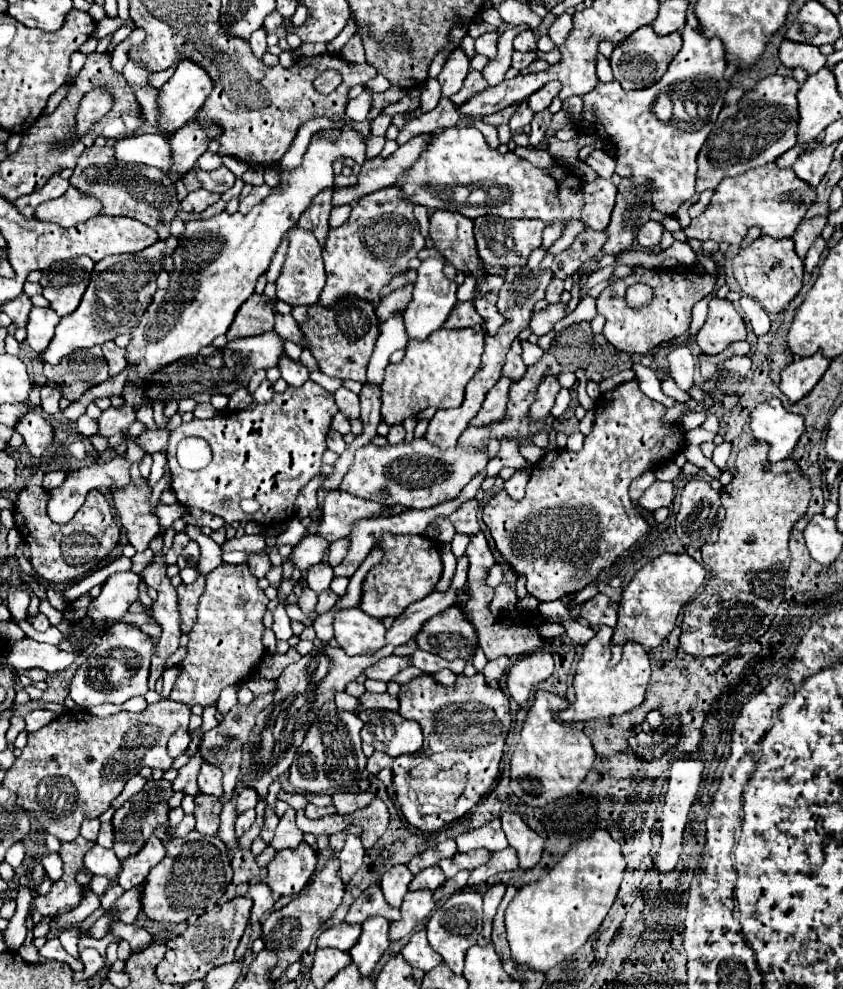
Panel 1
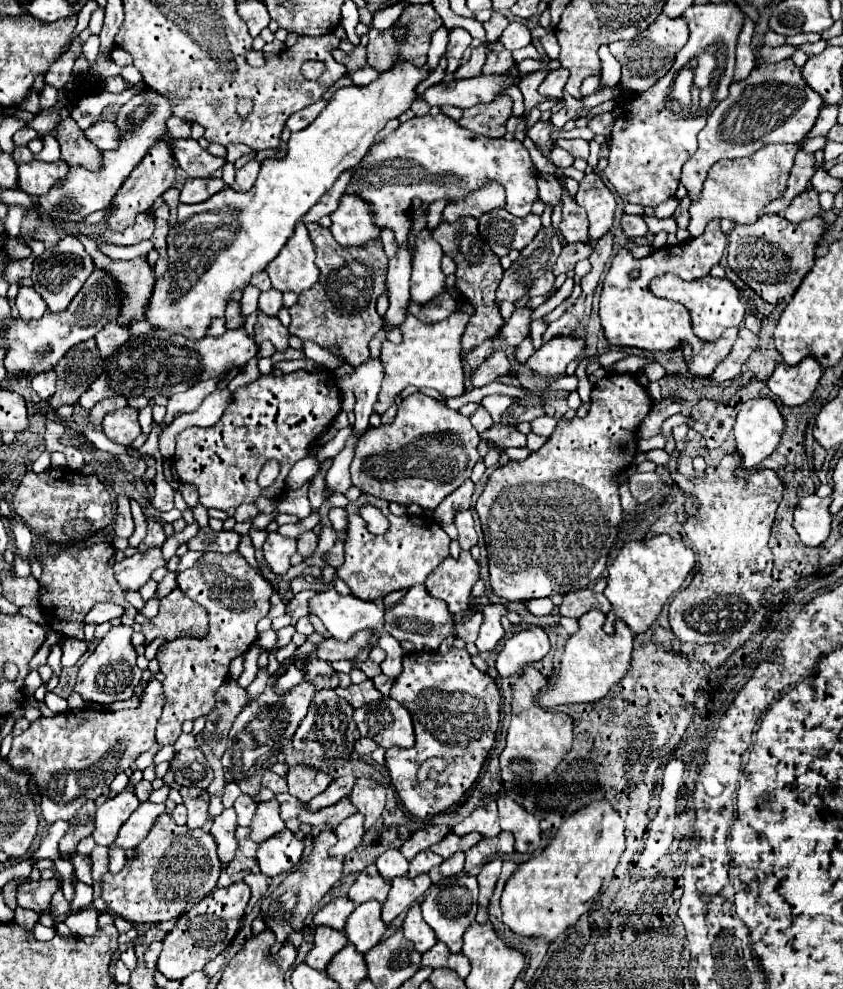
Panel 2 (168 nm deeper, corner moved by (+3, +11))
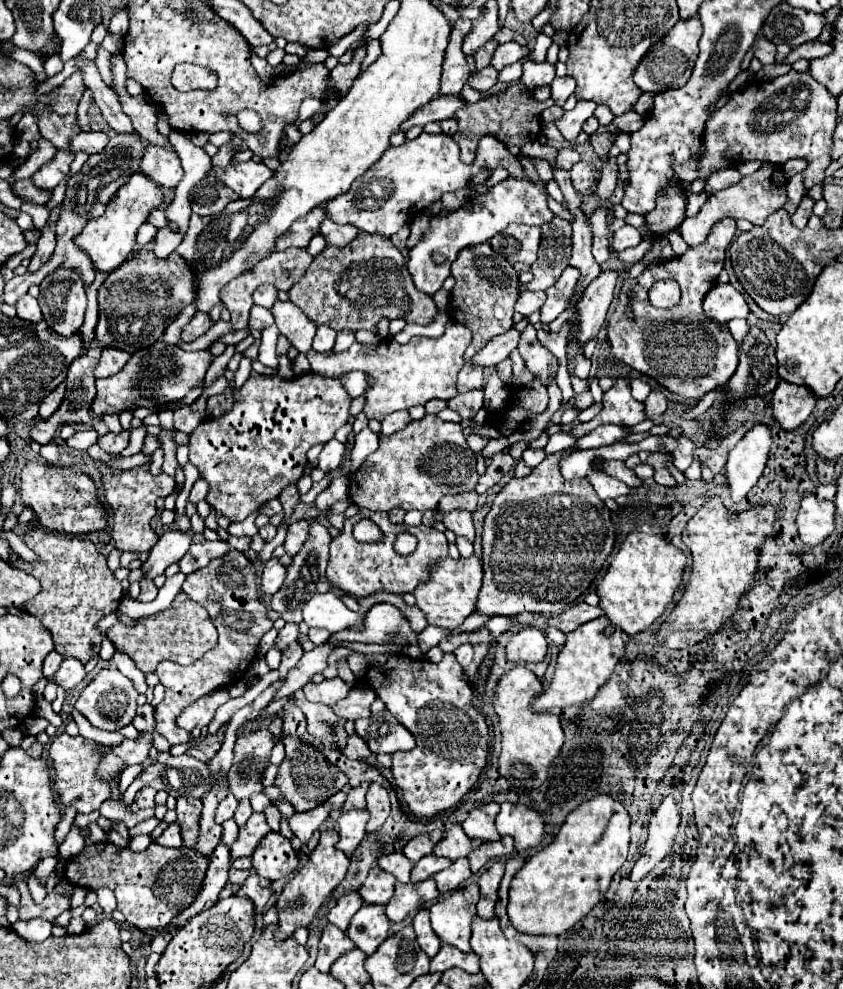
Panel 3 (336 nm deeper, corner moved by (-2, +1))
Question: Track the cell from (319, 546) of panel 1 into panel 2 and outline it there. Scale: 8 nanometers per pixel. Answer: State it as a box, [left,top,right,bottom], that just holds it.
[263,532,297,574]

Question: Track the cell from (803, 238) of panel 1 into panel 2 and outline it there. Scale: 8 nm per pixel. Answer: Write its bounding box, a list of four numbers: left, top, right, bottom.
[785,190,821,224]

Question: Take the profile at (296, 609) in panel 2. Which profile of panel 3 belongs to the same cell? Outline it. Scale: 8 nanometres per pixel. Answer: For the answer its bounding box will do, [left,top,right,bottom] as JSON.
[276,622,300,648]

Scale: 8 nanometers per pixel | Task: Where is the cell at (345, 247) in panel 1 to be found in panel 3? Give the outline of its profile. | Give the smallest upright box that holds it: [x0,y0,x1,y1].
[318,218,360,248]

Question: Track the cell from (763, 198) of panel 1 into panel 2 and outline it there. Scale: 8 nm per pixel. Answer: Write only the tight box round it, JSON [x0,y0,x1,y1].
[687,144,799,236]

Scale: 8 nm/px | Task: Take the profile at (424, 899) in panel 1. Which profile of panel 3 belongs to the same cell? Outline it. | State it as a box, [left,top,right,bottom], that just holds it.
[386,880,440,924]

